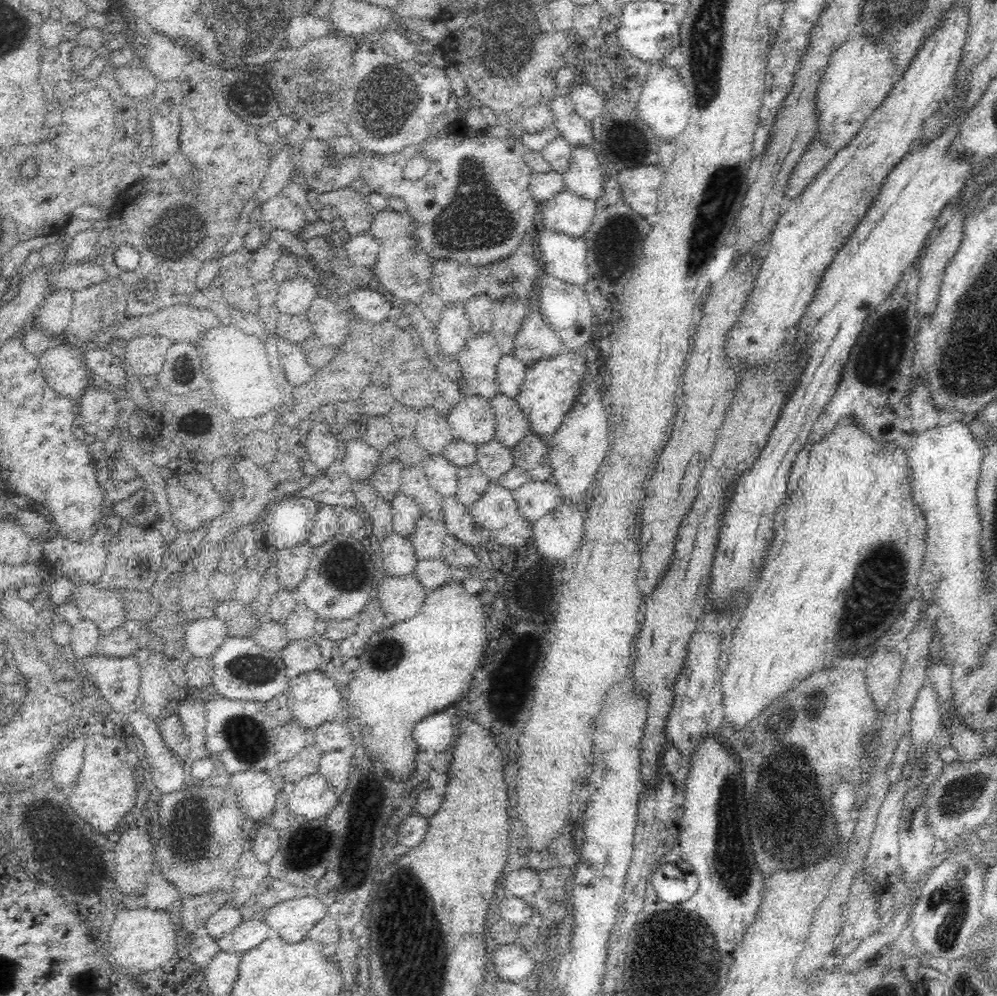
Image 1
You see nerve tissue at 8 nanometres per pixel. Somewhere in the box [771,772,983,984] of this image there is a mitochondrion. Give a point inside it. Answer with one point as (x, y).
(947, 905)

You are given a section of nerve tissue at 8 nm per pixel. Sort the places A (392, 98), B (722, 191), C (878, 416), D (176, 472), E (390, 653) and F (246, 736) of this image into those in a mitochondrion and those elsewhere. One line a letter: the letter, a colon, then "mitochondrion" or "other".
A: mitochondrion
B: mitochondrion
C: other
D: other
E: mitochondrion
F: mitochondrion

